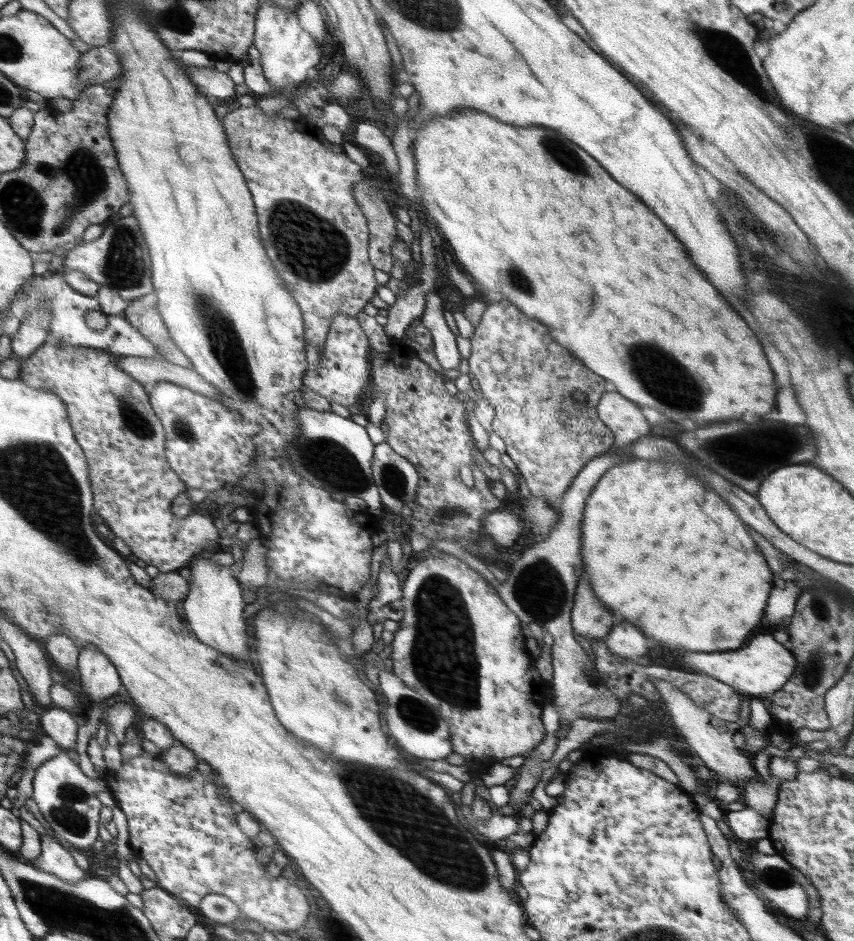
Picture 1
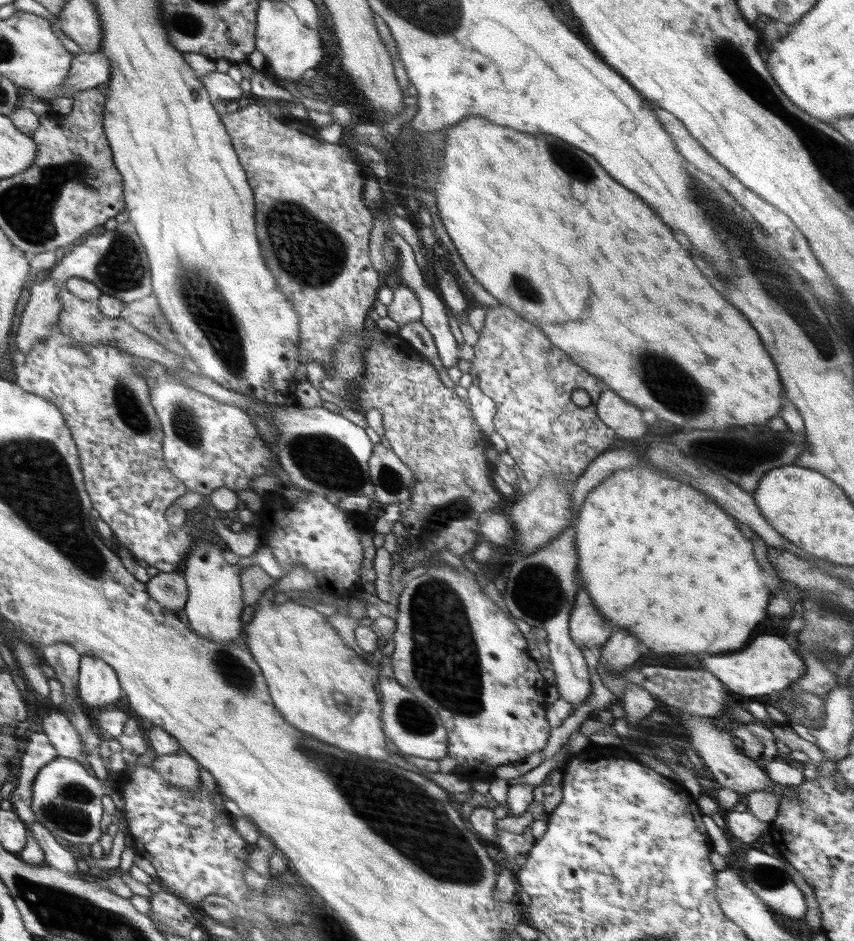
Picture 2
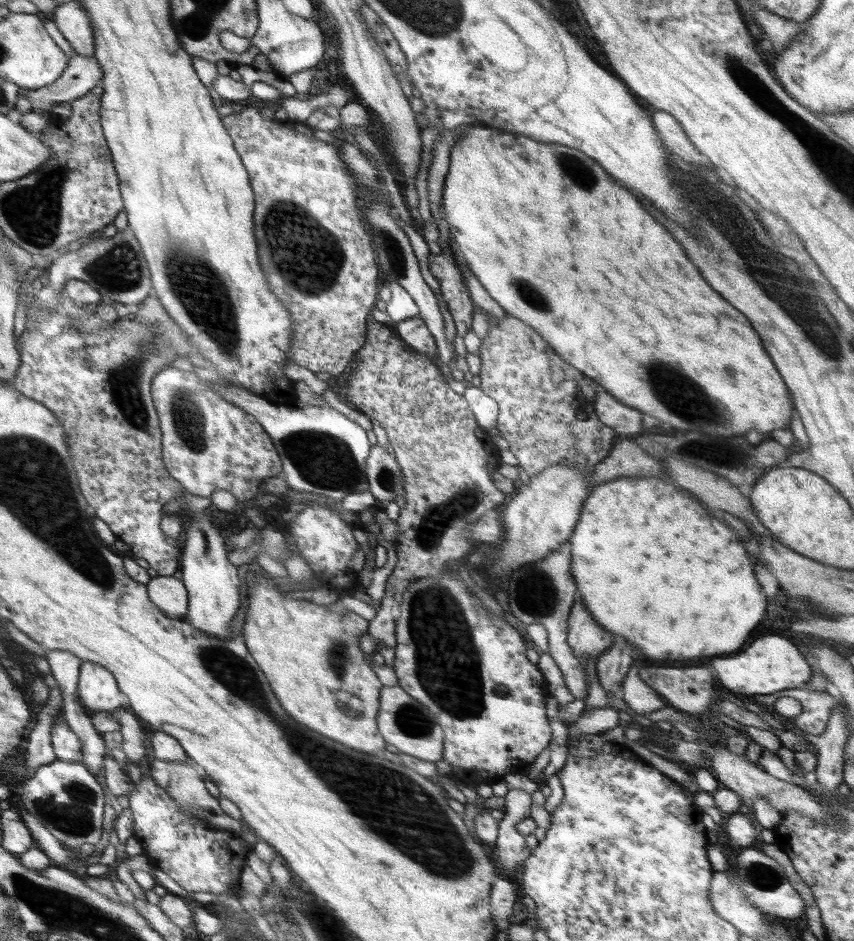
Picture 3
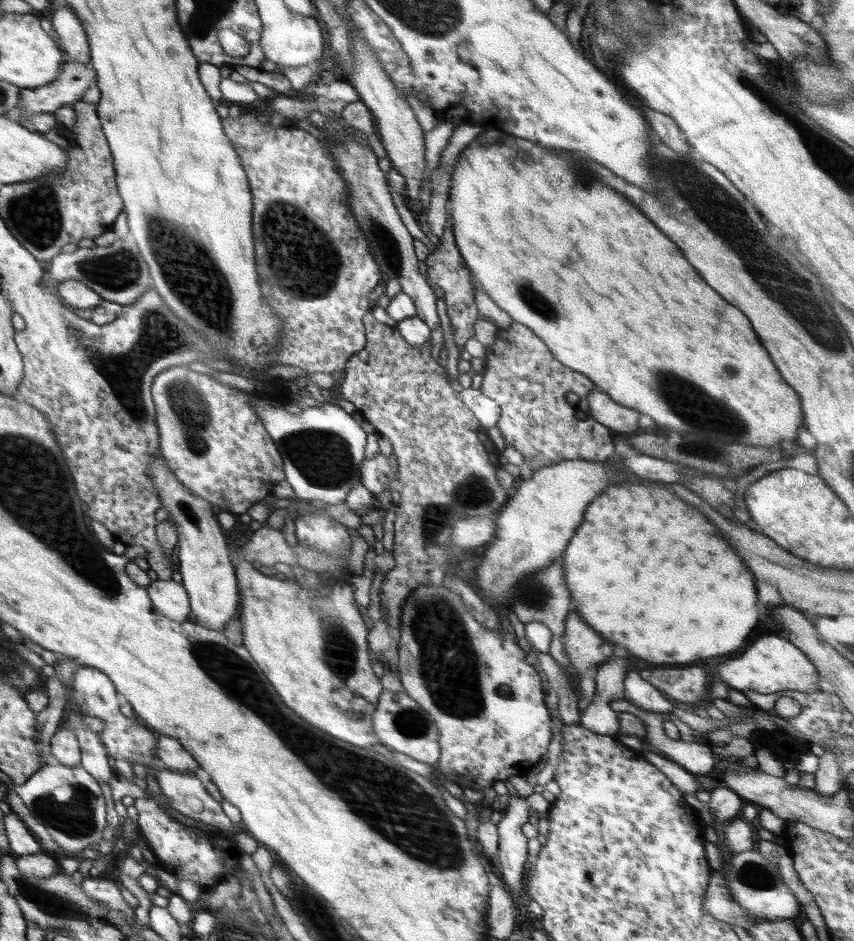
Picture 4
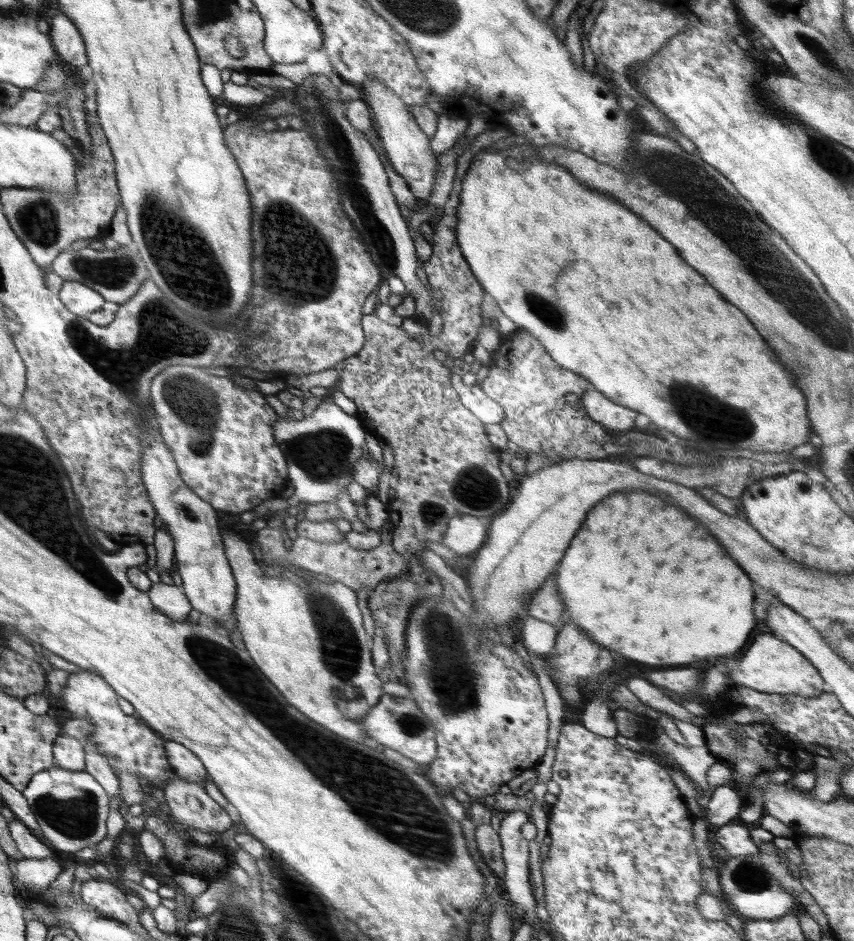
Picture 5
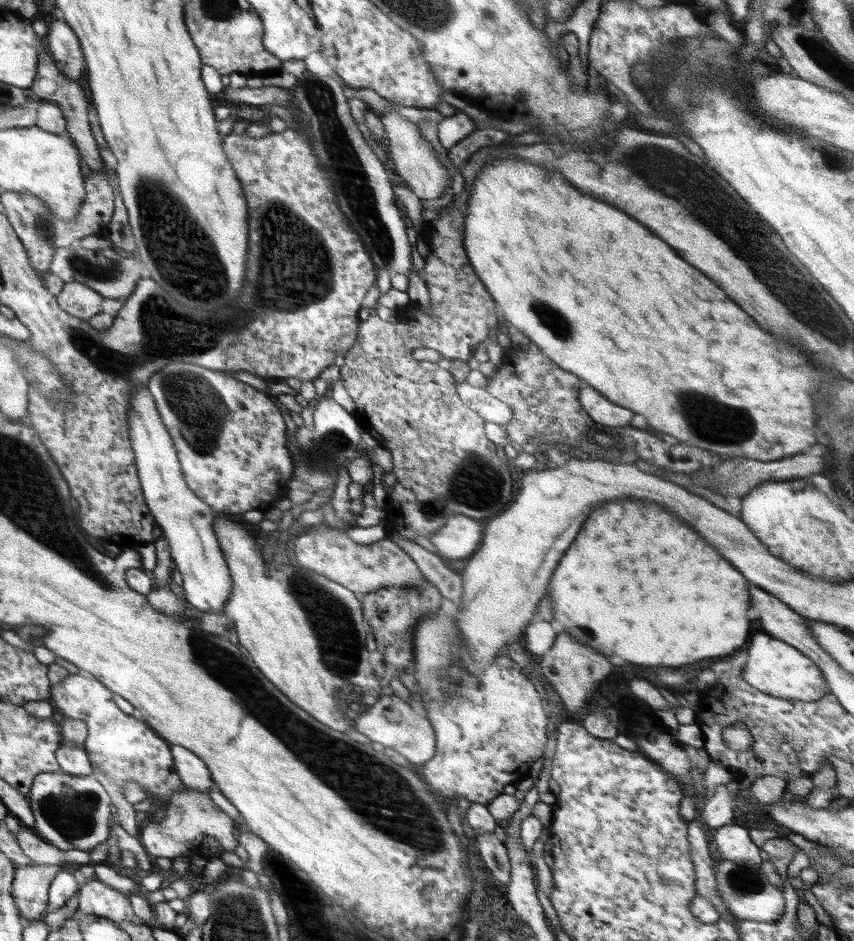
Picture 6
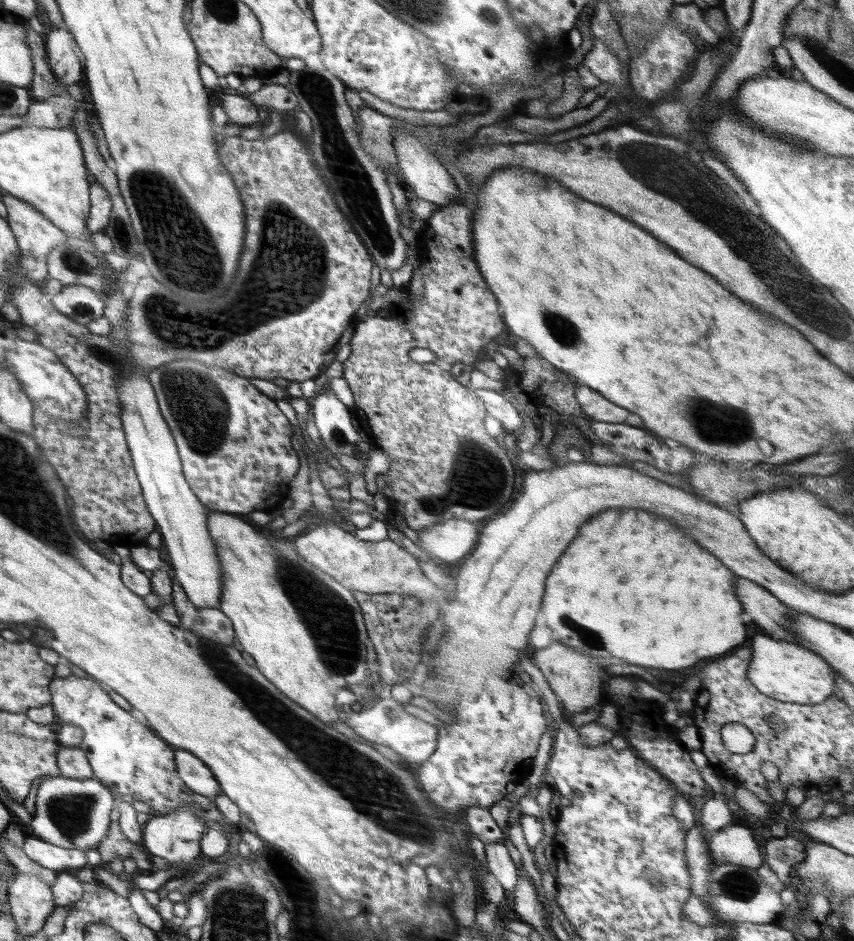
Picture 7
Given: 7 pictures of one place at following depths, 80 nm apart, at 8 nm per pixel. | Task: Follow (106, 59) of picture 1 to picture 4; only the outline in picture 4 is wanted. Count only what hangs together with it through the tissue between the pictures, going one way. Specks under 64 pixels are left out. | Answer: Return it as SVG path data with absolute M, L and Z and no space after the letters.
M77 60L68 61L56 80L43 87L25 88L24 92L20 92L18 106L5 117L26 124L36 114L54 114L62 106L80 101L84 92L90 88L94 75L94 71L88 71L87 64Z

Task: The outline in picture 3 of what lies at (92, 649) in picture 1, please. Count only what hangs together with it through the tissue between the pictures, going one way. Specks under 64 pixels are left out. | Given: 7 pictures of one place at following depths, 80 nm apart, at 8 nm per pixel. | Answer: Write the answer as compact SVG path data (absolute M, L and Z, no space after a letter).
M87 660L80 665L77 695L88 710L98 713L115 711L122 704L120 691L119 683L110 669Z

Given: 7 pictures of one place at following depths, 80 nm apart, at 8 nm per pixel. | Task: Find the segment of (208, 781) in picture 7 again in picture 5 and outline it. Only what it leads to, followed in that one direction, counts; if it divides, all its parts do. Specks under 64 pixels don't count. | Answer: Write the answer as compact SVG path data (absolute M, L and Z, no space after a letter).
M172 740L167 742L167 757L175 769L175 776L190 782L205 784L206 770L202 762L192 752L188 752L182 744L176 744Z

